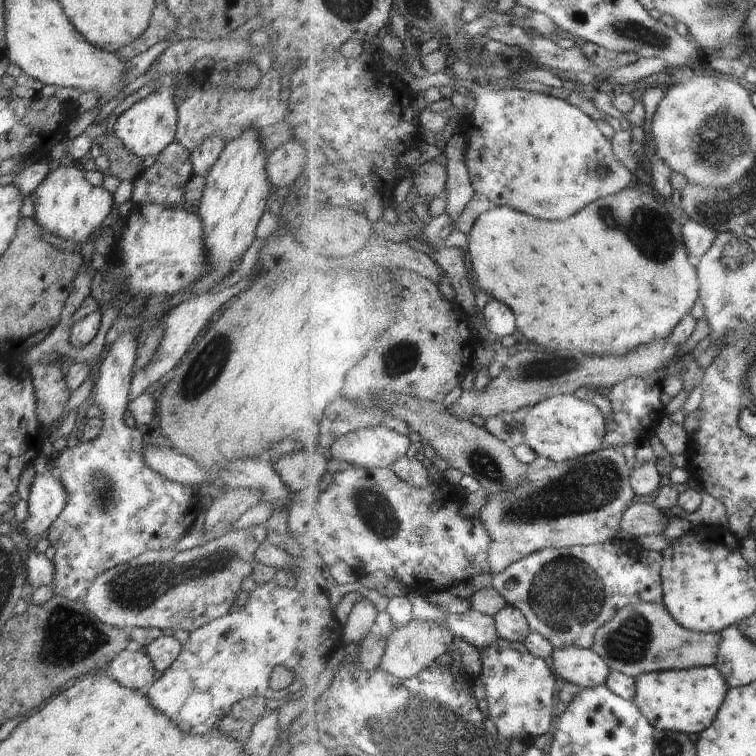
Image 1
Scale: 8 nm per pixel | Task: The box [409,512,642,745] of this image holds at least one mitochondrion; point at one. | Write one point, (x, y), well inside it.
(567, 593)

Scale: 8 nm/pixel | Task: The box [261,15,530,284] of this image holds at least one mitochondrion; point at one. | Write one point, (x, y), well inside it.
(424, 44)

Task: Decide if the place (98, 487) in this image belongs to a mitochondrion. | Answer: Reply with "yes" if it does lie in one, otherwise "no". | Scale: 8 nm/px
yes

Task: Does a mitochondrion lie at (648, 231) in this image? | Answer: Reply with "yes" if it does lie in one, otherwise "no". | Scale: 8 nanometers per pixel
yes

